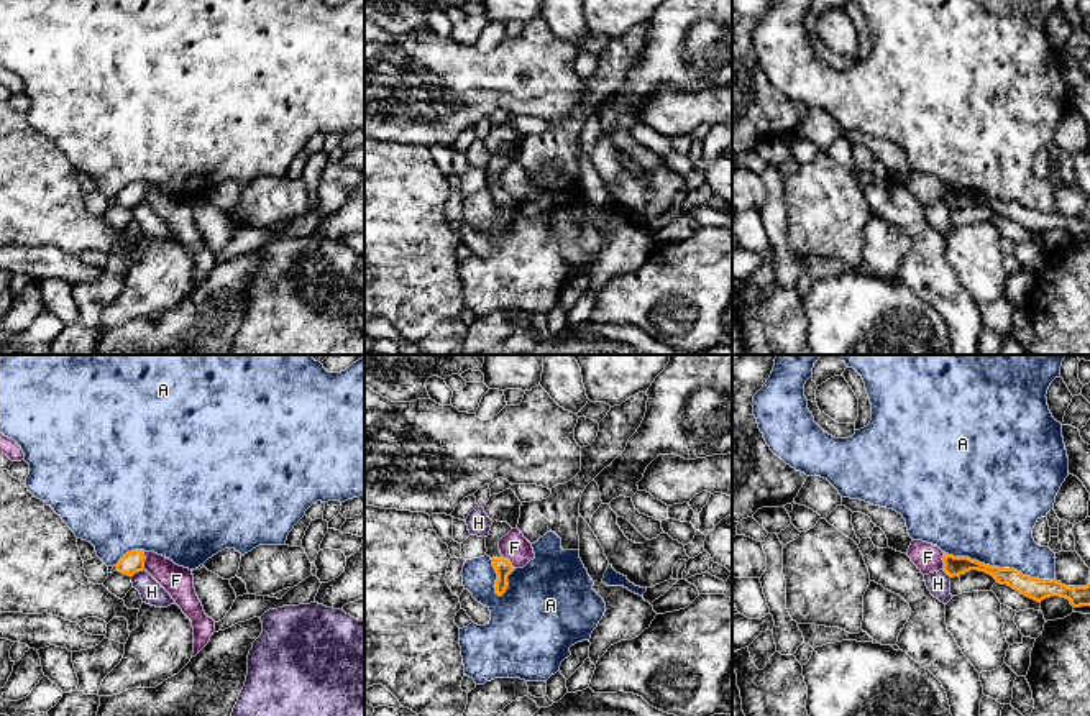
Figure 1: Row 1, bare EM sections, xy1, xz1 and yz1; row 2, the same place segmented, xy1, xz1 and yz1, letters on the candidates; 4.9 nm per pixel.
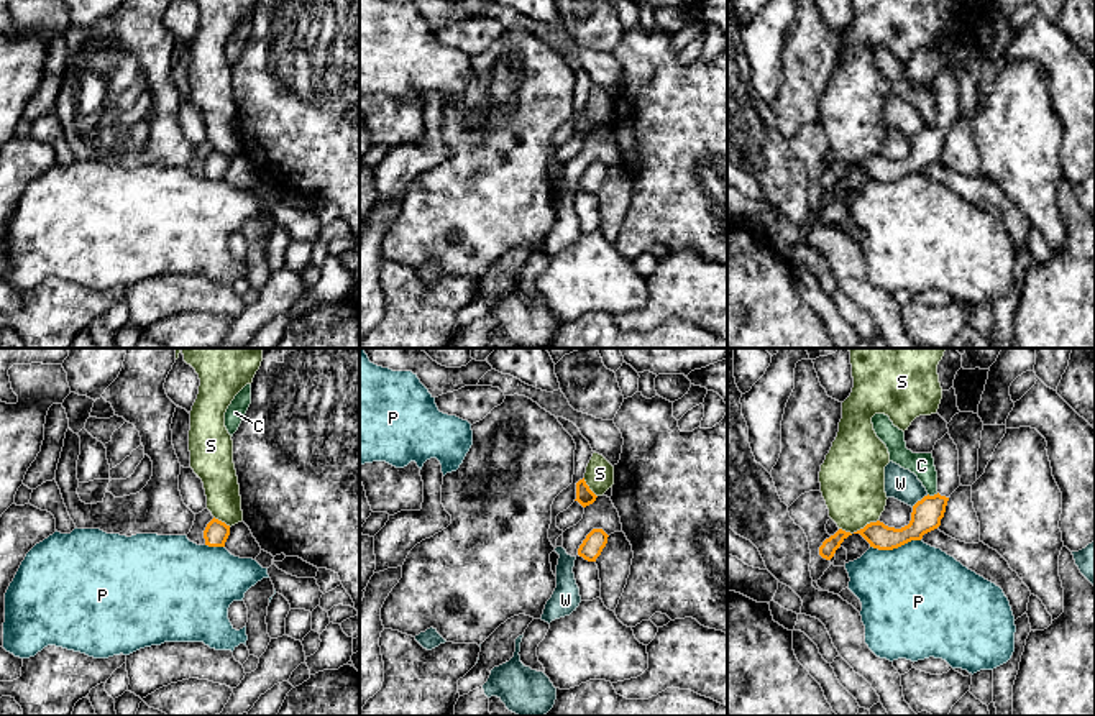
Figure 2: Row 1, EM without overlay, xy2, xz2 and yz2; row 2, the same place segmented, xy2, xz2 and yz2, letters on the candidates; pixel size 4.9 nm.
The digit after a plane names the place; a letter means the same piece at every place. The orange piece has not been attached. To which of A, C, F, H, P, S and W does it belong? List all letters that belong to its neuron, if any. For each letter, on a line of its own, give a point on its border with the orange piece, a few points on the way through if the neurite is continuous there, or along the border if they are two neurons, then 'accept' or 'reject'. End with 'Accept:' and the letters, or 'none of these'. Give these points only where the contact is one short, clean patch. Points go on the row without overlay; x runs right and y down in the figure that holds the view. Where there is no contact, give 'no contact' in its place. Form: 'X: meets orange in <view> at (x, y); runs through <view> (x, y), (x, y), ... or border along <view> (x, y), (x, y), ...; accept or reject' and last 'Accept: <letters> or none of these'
A: meets orange in yz1 at (998, 199); reject
C: meets orange in yz2 at (934, 127); reject
F: meets orange in xy1 at (145, 191); border along xy1 (143, 184), (145, 201); reject
H: meets orange in xy1 at (137, 204); border along xy1 (143, 201), (132, 209); reject
P: meets orange in yz2 at (895, 179); border along yz2 (920, 171), (911, 171), (892, 181), (870, 179); reject
S: meets orange in yz2 at (857, 163); border along yz2 (877, 151), (852, 165), (839, 161); reject
W: meets orange in yz2 at (921, 132); border along yz2 (928, 127), (911, 138); reject
Accept: none of these

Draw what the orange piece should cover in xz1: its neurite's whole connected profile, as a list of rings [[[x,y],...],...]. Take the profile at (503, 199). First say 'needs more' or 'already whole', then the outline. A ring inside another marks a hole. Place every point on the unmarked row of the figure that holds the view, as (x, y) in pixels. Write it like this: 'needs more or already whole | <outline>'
needs more | [[[494,153],[486,169],[486,187],[492,192],[492,199],[497,205],[496,225],[502,228],[509,218],[507,209],[515,202],[509,192],[501,187],[499,172],[506,169],[512,159],[507,154]]]

